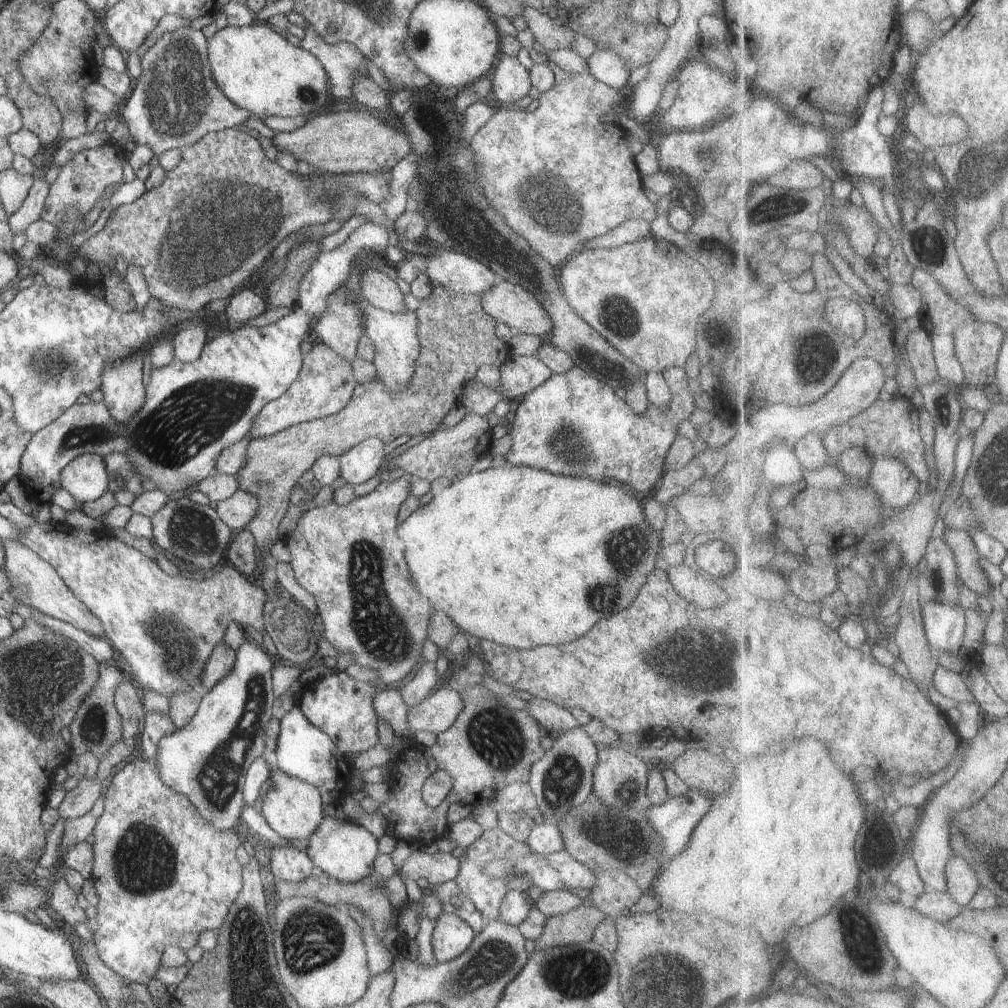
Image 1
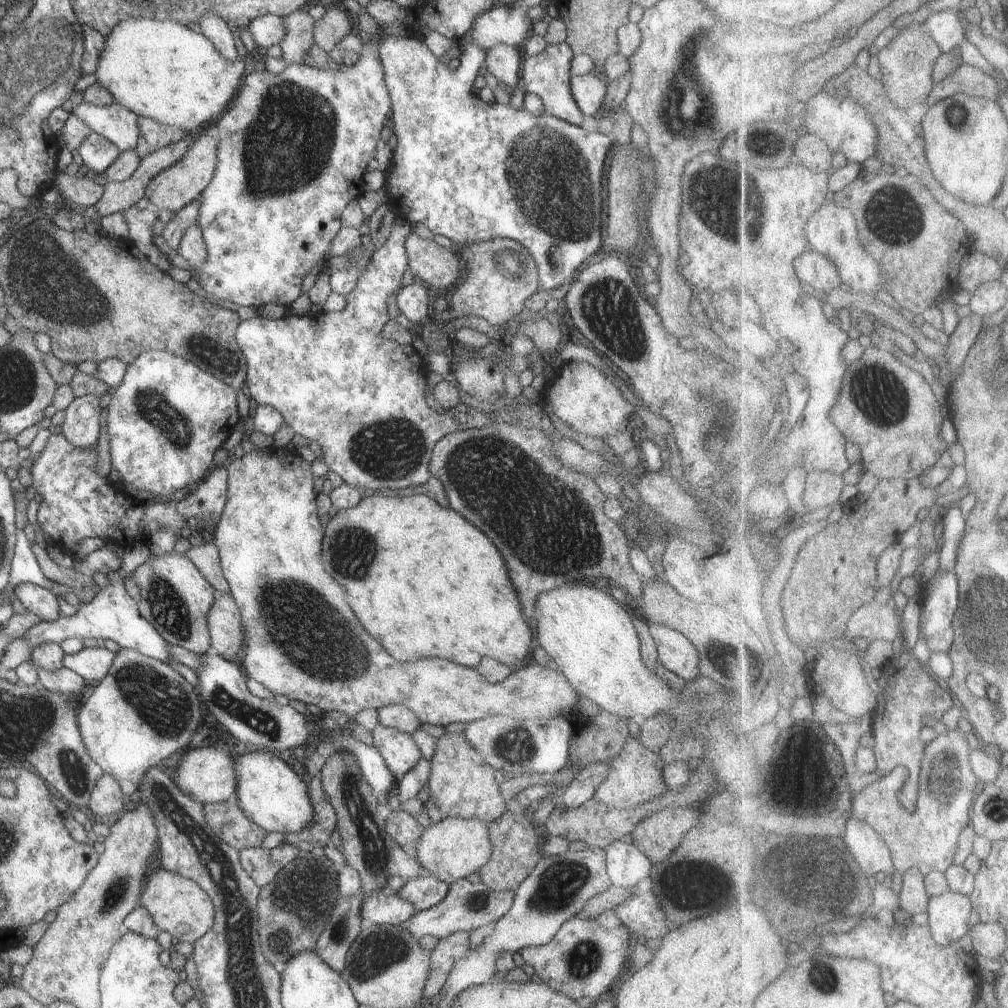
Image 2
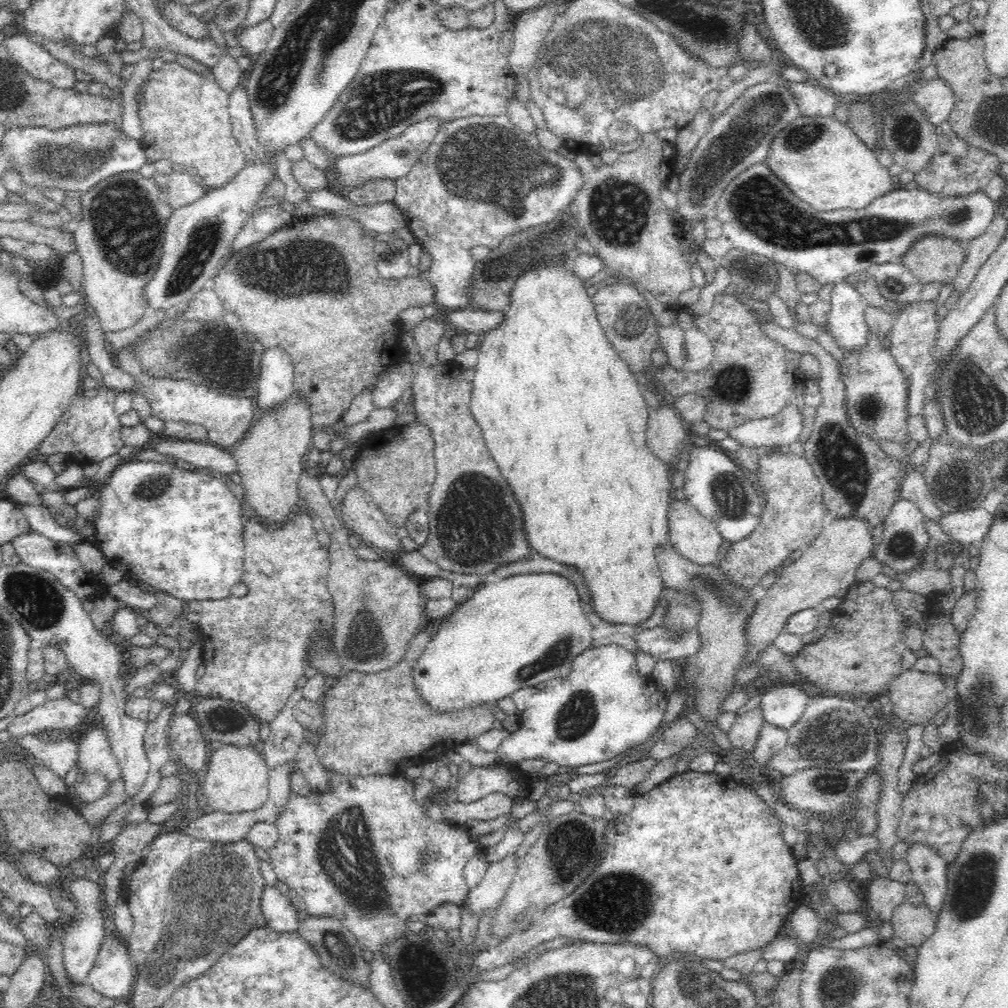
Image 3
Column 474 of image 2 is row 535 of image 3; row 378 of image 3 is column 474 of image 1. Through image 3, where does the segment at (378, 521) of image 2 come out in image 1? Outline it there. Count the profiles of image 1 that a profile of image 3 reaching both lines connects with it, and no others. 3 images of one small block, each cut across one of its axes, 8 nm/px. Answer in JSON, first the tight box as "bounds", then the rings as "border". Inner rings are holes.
{"bounds":[397,465,662,649],"border":[[[526,465],[493,467],[465,476],[444,488],[433,496],[431,502],[418,508],[398,525],[397,532],[405,544],[404,556],[416,588],[420,594],[429,598],[429,603],[436,612],[444,612],[459,630],[464,630],[470,637],[486,639],[513,649],[533,649],[540,645],[568,644],[576,638],[582,638],[598,620],[618,614],[636,598],[648,574],[656,569],[656,558],[662,547],[660,534],[655,533],[646,522],[643,504],[644,498],[618,483],[601,483],[584,477],[556,476]]]}

